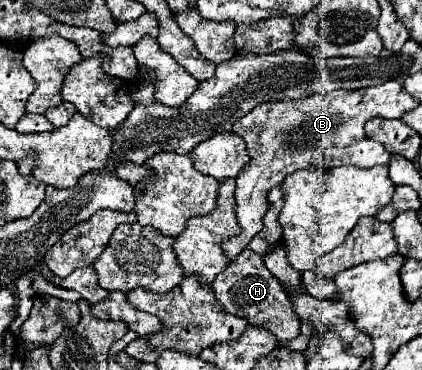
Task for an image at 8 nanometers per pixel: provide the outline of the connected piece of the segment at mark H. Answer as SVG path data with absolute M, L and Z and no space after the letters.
M243 249L231 263L229 267L215 277L211 285L217 303L231 315L245 319L251 325L265 327L269 333L273 333L281 343L289 341L299 335L299 319L295 317L291 309L289 295L285 293L283 285L275 275L267 271L263 265L263 257L251 249Z

